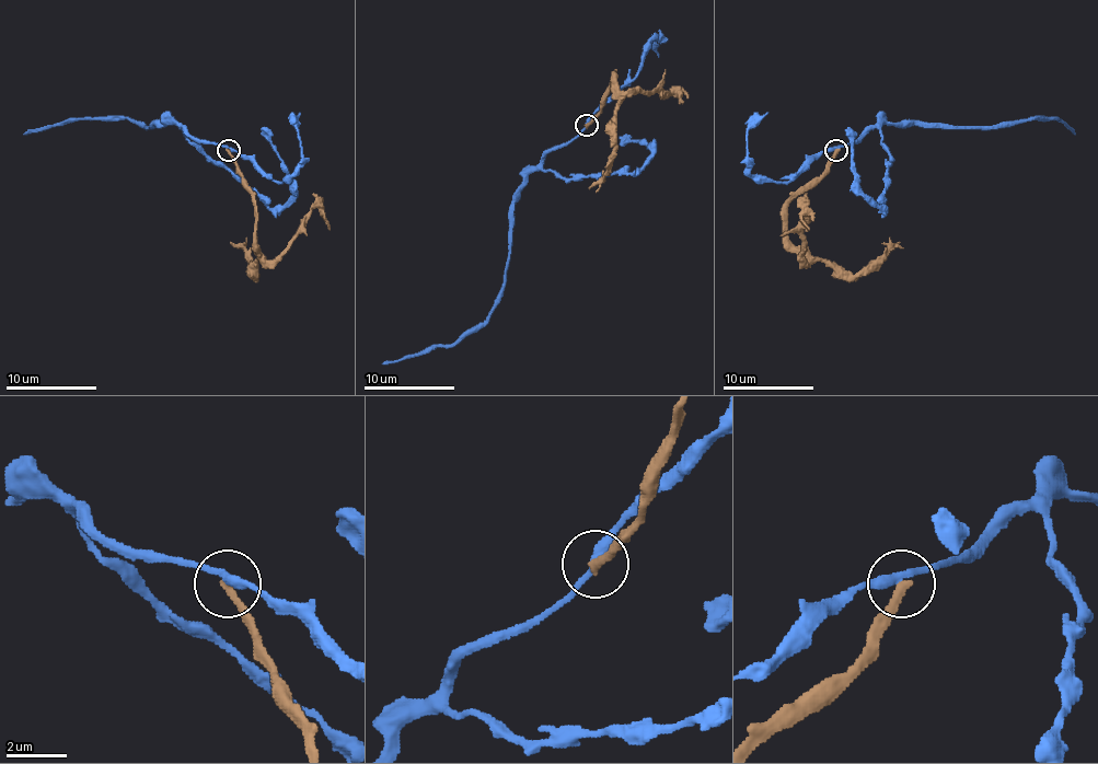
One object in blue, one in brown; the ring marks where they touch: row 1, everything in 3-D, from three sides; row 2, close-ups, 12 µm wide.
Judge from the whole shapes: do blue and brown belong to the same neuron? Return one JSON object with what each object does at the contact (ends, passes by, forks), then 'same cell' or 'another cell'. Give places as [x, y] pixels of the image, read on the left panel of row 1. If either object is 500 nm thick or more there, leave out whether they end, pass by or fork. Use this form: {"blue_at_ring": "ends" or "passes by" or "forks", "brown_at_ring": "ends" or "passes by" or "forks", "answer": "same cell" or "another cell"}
{"blue_at_ring": "passes by", "brown_at_ring": "ends", "answer": "another cell"}

